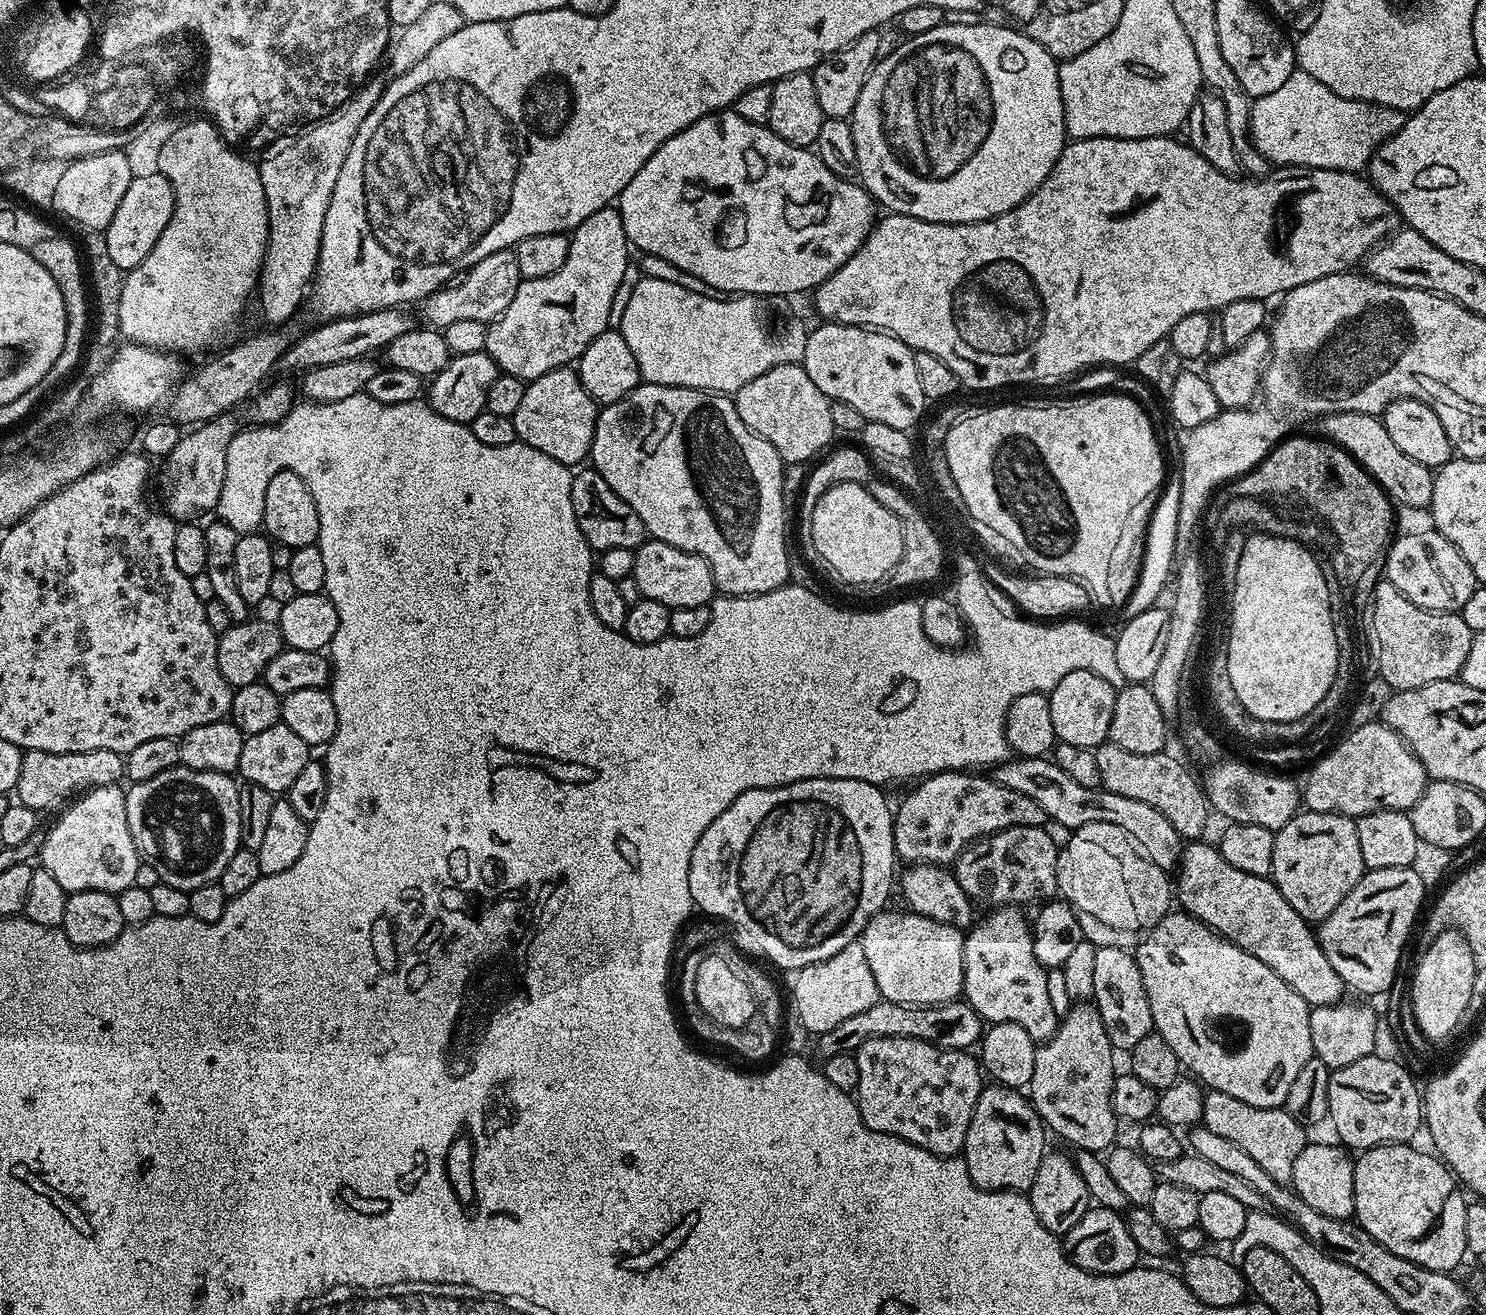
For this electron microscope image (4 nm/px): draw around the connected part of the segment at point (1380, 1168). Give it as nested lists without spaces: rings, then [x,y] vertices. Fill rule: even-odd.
[[[1405,1142],[1402,1144],[1379,1144],[1373,1148],[1363,1149],[1355,1157],[1354,1160],[1354,1213],[1355,1223],[1366,1230],[1366,1234],[1370,1234],[1382,1246],[1386,1246],[1386,1250],[1390,1250],[1394,1254],[1398,1254],[1398,1258],[1406,1258],[1410,1262],[1414,1262],[1418,1266],[1422,1266],[1426,1270],[1434,1270],[1435,1272],[1451,1273],[1452,1268],[1456,1268],[1463,1262],[1464,1256],[1468,1252],[1466,1246],[1466,1210],[1468,1204],[1464,1200],[1465,1193],[1462,1191],[1461,1185],[1458,1183],[1455,1176],[1448,1170],[1448,1165],[1443,1160],[1437,1158],[1431,1151],[1423,1152],[1420,1148],[1412,1148],[1411,1143]]]

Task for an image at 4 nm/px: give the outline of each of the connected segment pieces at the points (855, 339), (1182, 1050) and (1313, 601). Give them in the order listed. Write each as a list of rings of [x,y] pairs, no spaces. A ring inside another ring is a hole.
[[[824,322],[821,328],[812,328],[808,333],[806,354],[802,367],[810,374],[810,382],[822,390],[829,400],[846,402],[846,406],[854,406],[865,421],[886,422],[886,426],[912,430],[912,427],[924,416],[926,401],[922,394],[922,385],[918,382],[918,370],[914,366],[916,353],[907,348],[897,336],[870,328],[857,328],[854,324],[837,324]]]
[[[1172,910],[1167,916],[1163,916],[1158,922],[1158,926],[1154,926],[1152,931],[1147,933],[1144,939],[1136,945],[1134,955],[1138,962],[1138,970],[1142,974],[1142,986],[1146,986],[1146,998],[1150,998],[1153,1029],[1159,1036],[1166,1038],[1170,1050],[1174,1050],[1174,1054],[1178,1054],[1181,1065],[1187,1071],[1189,1068],[1193,1072],[1189,1073],[1198,1078],[1201,1085],[1222,1094],[1230,1094],[1230,1098],[1238,1098],[1238,1102],[1246,1102],[1250,1106],[1259,1108],[1283,1106],[1286,1102],[1286,1094],[1290,1094],[1290,1086],[1294,1082],[1298,1070],[1302,1070],[1302,1066],[1306,1066],[1306,1062],[1313,1059],[1314,1056],[1310,1042],[1310,1018],[1308,1017],[1310,1006],[1304,999],[1298,994],[1294,994],[1294,990],[1290,990],[1290,986],[1286,986],[1286,982],[1282,982],[1282,978],[1278,978],[1278,974],[1274,974],[1274,970],[1270,970],[1270,966],[1266,966],[1266,962],[1258,962],[1258,958],[1254,958],[1254,954],[1234,946],[1226,937],[1218,935],[1215,930],[1208,928],[1201,920],[1195,920],[1183,910]]]
[[[1252,534],[1243,541],[1234,590],[1230,595],[1230,601],[1232,601],[1232,629],[1228,632],[1228,644],[1226,644],[1228,681],[1238,698],[1238,702],[1242,702],[1244,710],[1254,718],[1266,722],[1294,722],[1298,718],[1310,714],[1310,710],[1314,710],[1314,706],[1318,706],[1318,702],[1322,702],[1322,698],[1326,698],[1326,690],[1330,690],[1330,686],[1334,682],[1334,674],[1338,670],[1338,658],[1340,657],[1338,642],[1334,638],[1332,593],[1324,569],[1315,555],[1300,545],[1299,539],[1291,538],[1292,540],[1287,540],[1286,537],[1287,535],[1284,534]]]

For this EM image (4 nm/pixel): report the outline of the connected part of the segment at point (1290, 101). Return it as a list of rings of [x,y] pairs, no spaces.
[[[1295,70],[1278,90],[1252,100],[1250,131],[1256,141],[1256,148],[1268,159],[1269,165],[1359,173],[1371,160],[1378,146],[1402,130],[1405,119],[1405,113],[1393,108],[1342,98],[1334,94],[1330,86],[1322,86],[1318,78],[1310,78],[1310,74]]]

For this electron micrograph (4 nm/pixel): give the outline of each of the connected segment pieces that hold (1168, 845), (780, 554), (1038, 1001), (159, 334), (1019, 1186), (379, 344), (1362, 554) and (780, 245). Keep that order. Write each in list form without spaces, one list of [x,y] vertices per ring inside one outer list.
[[[1043,756],[1009,758],[1003,764],[995,765],[994,772],[996,783],[1010,790],[1018,790],[1018,794],[1026,794],[1026,798],[1034,798],[1051,823],[1075,830],[1090,822],[1110,822],[1110,826],[1118,826],[1118,830],[1127,834],[1142,855],[1154,862],[1154,866],[1172,870],[1179,865],[1181,841],[1174,826],[1170,826],[1170,822],[1166,822],[1166,818],[1162,818],[1154,806],[1146,806],[1146,802],[1137,802],[1135,798],[1126,798],[1123,794],[1114,794],[1102,786],[1078,786],[1078,782],[1074,782],[1066,770]]]
[[[641,382],[630,394],[626,394],[626,398],[622,398],[613,404],[605,404],[599,409],[596,418],[596,429],[594,430],[594,438],[592,439],[592,451],[590,453],[591,467],[596,469],[598,474],[602,474],[602,478],[606,478],[606,486],[610,486],[610,490],[614,490],[614,494],[618,494],[618,498],[622,498],[622,502],[626,502],[634,510],[634,514],[638,514],[638,518],[642,518],[644,523],[644,531],[651,539],[661,540],[670,546],[674,546],[683,552],[693,552],[702,557],[710,566],[710,570],[714,574],[714,582],[717,589],[726,596],[756,596],[760,592],[769,592],[775,588],[782,588],[789,583],[788,574],[788,557],[790,549],[788,549],[788,540],[784,537],[784,511],[786,505],[784,503],[784,468],[785,460],[778,454],[778,450],[774,450],[774,446],[770,446],[770,442],[766,442],[766,438],[762,438],[758,434],[754,434],[754,430],[750,430],[746,426],[746,422],[742,422],[742,418],[738,418],[738,410],[735,403],[727,395],[717,394],[714,392],[703,392],[697,388],[675,388],[674,386],[662,386],[661,384],[646,384]]]
[[[1000,906],[992,912],[984,921],[973,923],[967,929],[964,937],[964,990],[963,999],[967,1000],[973,1010],[979,1014],[980,1019],[989,1025],[1002,1022],[1014,1022],[1030,1034],[1030,1038],[1037,1042],[1050,1039],[1056,1032],[1058,1012],[1052,1005],[1052,992],[1048,989],[1049,973],[1034,958],[1034,941],[1029,921],[1024,921],[1024,916],[1019,907]]]
[[[211,119],[188,120],[184,122],[180,130],[175,131],[162,148],[158,157],[159,172],[172,183],[176,190],[174,202],[174,214],[170,222],[166,222],[166,230],[162,230],[162,238],[146,254],[146,258],[138,266],[134,266],[125,275],[122,282],[122,302],[118,302],[118,322],[120,323],[120,335],[125,341],[134,344],[145,344],[147,348],[158,348],[173,354],[185,354],[184,352],[200,352],[207,344],[212,344],[220,336],[223,328],[228,328],[244,312],[248,304],[248,295],[255,293],[260,279],[260,267],[264,261],[264,247],[268,245],[268,207],[260,181],[260,170],[255,163],[243,160],[237,149],[224,139],[219,128],[212,123]]]
[[[971,1117],[962,1153],[970,1178],[987,1192],[1027,1193],[1046,1154],[1044,1132],[1046,1125],[1043,1120],[1036,1124],[976,1124],[975,1118]]]
[[[407,307],[383,308],[382,310],[374,310],[373,312],[364,312],[361,316],[340,316],[336,320],[325,320],[317,323],[317,328],[309,330],[305,336],[300,336],[289,343],[288,349],[282,354],[282,358],[276,363],[275,371],[280,374],[288,374],[284,372],[296,372],[295,374],[303,374],[310,368],[318,366],[330,366],[330,362],[350,362],[361,358],[371,357],[372,352],[379,350],[387,350],[390,342],[394,342],[394,338],[401,337],[402,334],[410,334],[410,330],[414,330],[418,326],[418,320],[411,316]]]
[[[1296,435],[1281,440],[1256,465],[1252,488],[1256,488],[1258,498],[1277,491],[1312,500],[1312,504],[1320,508],[1319,512],[1324,512],[1324,516],[1332,520],[1336,532],[1340,532],[1340,545],[1344,548],[1344,556],[1348,556],[1348,568],[1339,569],[1344,589],[1348,592],[1375,592],[1376,583],[1384,576],[1388,545],[1394,536],[1393,501],[1347,450],[1327,438],[1315,440],[1312,436]]]
[[[725,110],[722,112],[712,112],[708,116],[698,118],[686,130],[674,134],[630,178],[626,190],[618,197],[618,207],[622,226],[626,230],[626,238],[633,249],[643,255],[657,255],[658,258],[664,258],[667,262],[673,263],[679,270],[686,274],[693,275],[694,278],[701,279],[706,286],[713,287],[714,290],[726,291],[729,294],[743,294],[745,296],[758,296],[769,298],[768,296],[792,296],[795,292],[811,293],[826,278],[830,278],[839,268],[862,246],[862,242],[872,232],[872,227],[876,225],[878,219],[878,205],[873,200],[870,193],[859,183],[851,179],[834,175],[815,151],[807,148],[799,148],[774,134],[772,129],[754,122],[746,122],[734,110]]]

